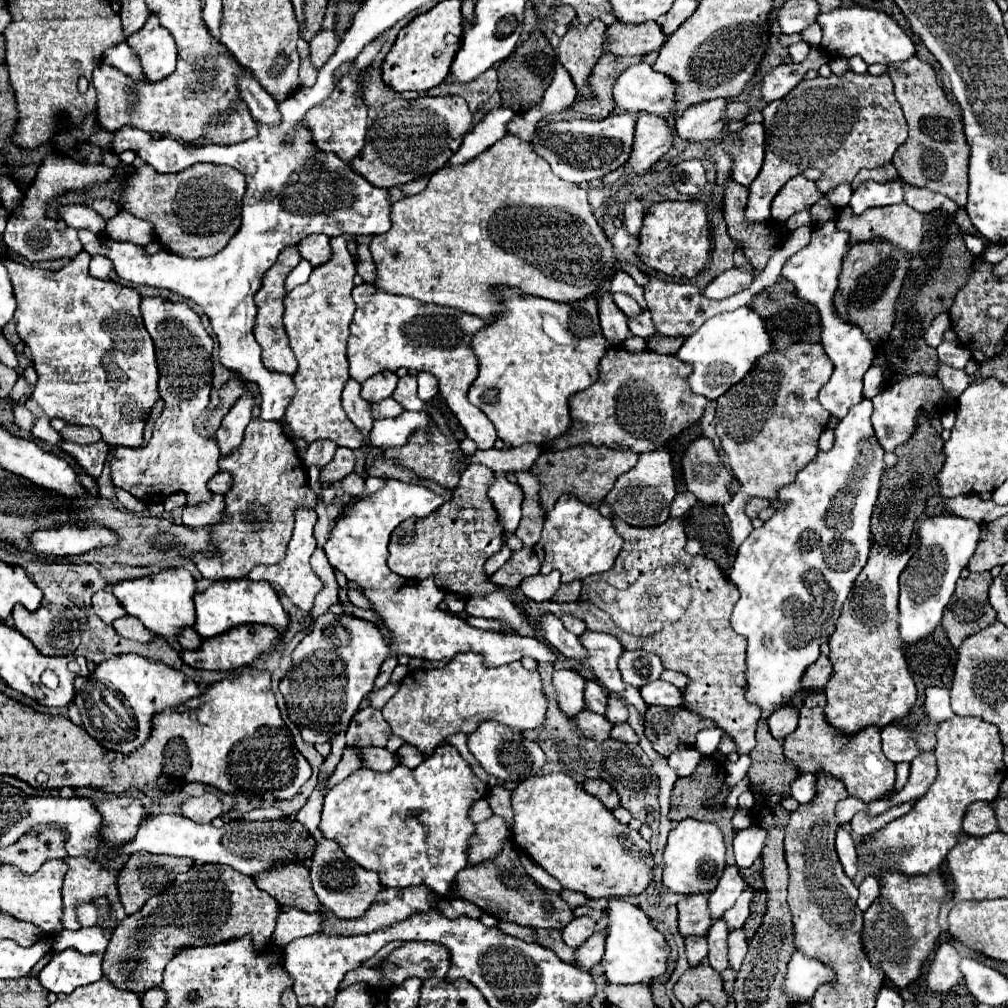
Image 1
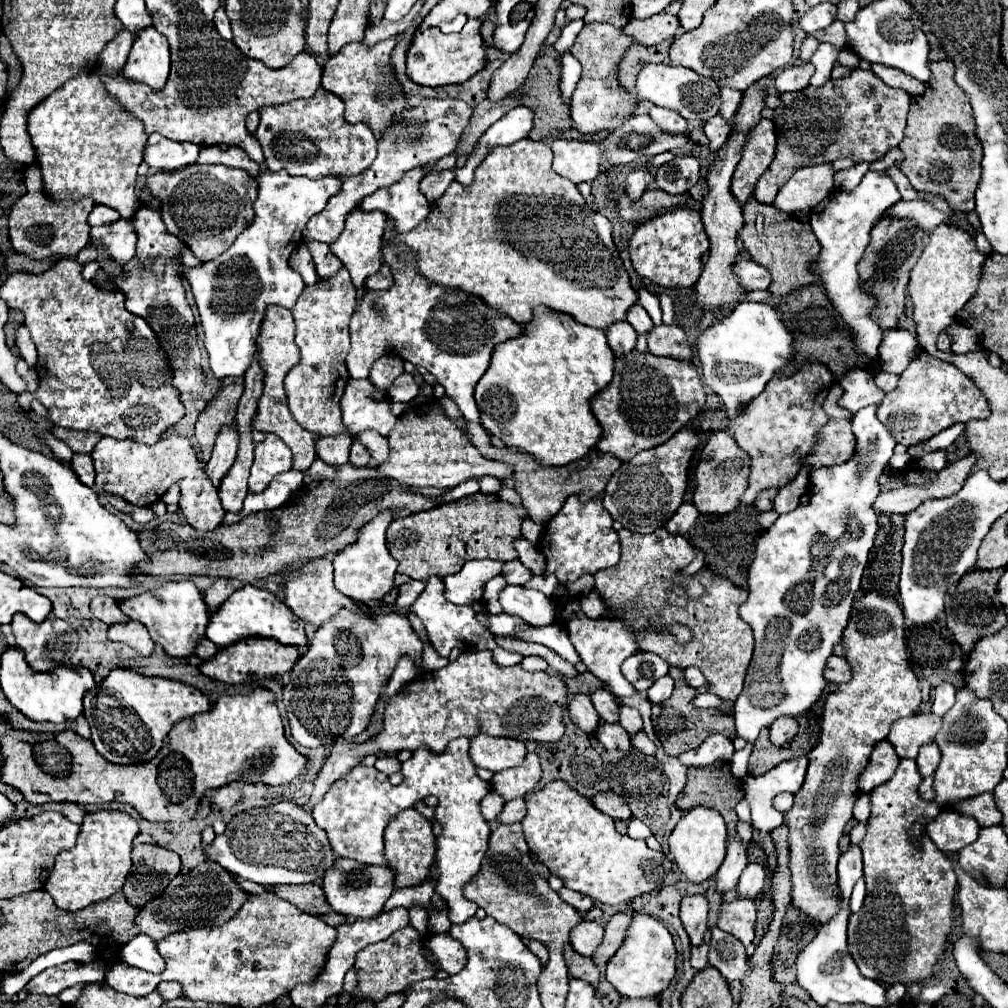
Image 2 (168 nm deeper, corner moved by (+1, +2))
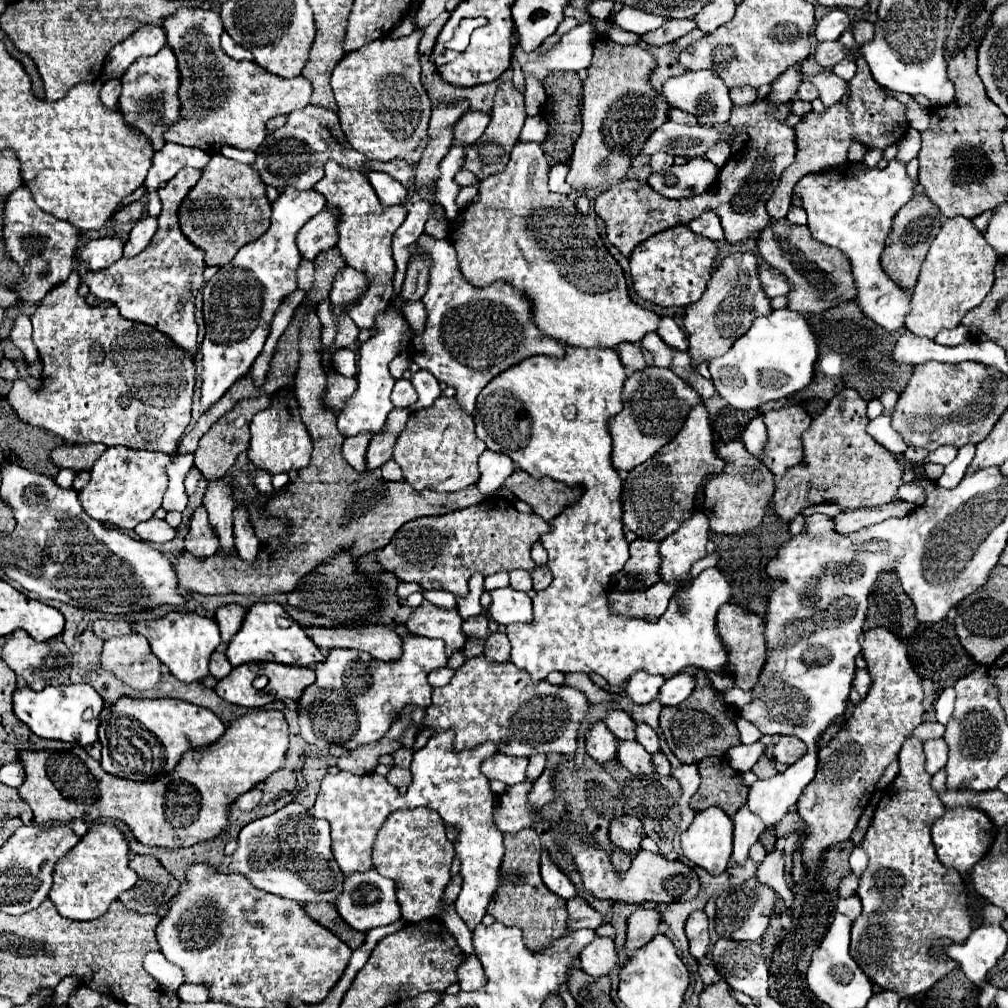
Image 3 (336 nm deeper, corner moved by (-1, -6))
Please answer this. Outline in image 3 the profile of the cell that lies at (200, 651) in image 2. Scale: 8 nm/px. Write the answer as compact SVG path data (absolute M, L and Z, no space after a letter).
M214 652L212 658L210 658L210 674L212 674L216 680L220 680L220 678L228 676L230 670L232 670L232 666L230 666L228 658L226 658L222 652Z

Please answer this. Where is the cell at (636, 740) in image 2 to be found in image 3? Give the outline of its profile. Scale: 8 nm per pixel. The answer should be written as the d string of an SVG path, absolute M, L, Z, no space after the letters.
M662 752L652 754L652 764L654 764L654 772L656 772L656 774L664 774L664 776L668 776L668 774L670 774L668 758L666 758Z

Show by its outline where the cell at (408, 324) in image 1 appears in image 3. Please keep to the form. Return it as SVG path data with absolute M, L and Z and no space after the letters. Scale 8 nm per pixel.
M422 234L416 244L410 246L410 256L422 256L428 258L430 272L428 272L428 290L422 298L422 304L426 306L426 326L422 332L414 334L410 340L410 358L420 366L420 370L426 370L436 376L438 382L444 382L456 390L456 400L460 408L466 414L474 412L476 396L480 390L494 378L498 372L518 364L524 358L530 358L534 354L550 354L550 356L564 356L564 344L560 344L554 338L546 338L534 324L530 316L530 304L522 294L518 294L512 286L506 286L502 282L488 286L488 288L474 288L468 282L462 282L462 276L458 274L458 260L454 254L454 246L450 246L450 240L438 240L430 234Z

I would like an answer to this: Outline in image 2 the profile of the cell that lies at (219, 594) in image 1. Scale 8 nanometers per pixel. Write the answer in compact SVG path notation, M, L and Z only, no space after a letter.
M244 586L242 590L236 590L220 608L210 616L210 624L206 630L208 640L212 640L216 646L226 648L236 644L244 638L272 638L286 646L306 646L308 638L304 632L304 622L288 610L288 606L276 598L272 592L256 586Z

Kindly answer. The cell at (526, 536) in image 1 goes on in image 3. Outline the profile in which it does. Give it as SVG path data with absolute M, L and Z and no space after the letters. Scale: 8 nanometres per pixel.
M440 396L434 406L412 412L406 428L394 446L394 460L404 472L404 480L414 490L458 492L478 482L478 458L484 442L474 432L470 414L462 414L456 398Z

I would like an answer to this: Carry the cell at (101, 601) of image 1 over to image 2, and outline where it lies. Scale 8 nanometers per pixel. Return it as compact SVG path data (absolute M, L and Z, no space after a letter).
M96 596L90 604L90 610L98 620L102 620L108 626L112 626L116 622L128 622L128 616L120 610L118 602L108 596Z

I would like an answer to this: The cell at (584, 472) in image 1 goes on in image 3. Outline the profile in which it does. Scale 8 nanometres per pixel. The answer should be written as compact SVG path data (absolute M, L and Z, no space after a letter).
M516 468L504 482L516 498L526 502L534 514L544 520L556 518L566 506L572 506L582 496L580 486L566 486L552 478L532 478L528 472Z

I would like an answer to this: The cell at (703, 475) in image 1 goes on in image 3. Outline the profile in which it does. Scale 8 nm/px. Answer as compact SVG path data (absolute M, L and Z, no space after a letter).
M740 440L726 442L716 452L724 462L724 470L710 478L704 488L704 510L708 512L710 530L720 534L740 534L756 528L762 522L764 508L768 506L774 492L774 476L772 472L752 456Z

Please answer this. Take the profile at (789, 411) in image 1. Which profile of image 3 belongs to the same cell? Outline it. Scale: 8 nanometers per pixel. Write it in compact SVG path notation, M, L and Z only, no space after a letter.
M800 404L770 410L764 416L768 440L762 450L762 464L780 478L788 468L800 464L804 458L802 434L810 428L812 418Z

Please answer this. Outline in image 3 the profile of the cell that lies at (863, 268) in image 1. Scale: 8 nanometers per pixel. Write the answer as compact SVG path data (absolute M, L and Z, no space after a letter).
M914 196L906 206L902 206L898 210L898 214L892 220L892 228L890 234L886 238L886 246L880 258L882 270L890 276L890 280L898 282L898 286L902 286L904 290L912 290L920 272L920 266L926 258L926 252L934 240L934 236L938 234L942 226L942 216L940 210L924 196Z

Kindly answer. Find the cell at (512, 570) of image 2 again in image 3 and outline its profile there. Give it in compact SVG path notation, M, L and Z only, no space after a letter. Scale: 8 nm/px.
M512 570L512 572L510 572L510 586L512 586L514 590L530 592L530 590L532 590L530 572L526 572L526 570Z

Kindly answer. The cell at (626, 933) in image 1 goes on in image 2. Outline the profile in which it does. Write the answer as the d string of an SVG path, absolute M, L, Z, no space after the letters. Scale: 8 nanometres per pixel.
M634 914L628 936L608 962L606 980L626 998L658 998L676 974L676 948L666 926L646 914Z

